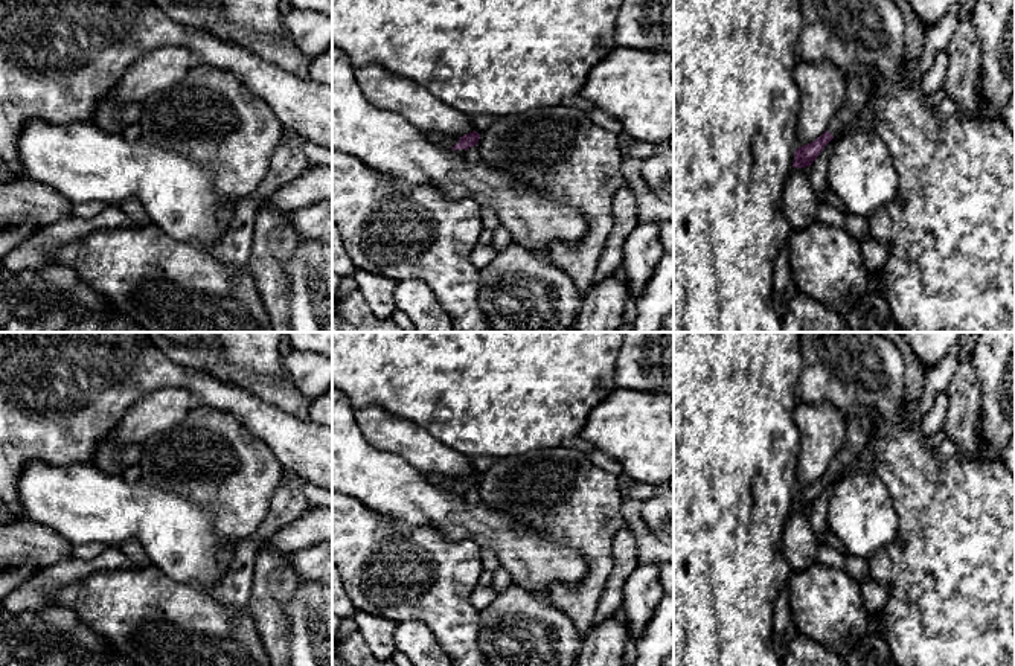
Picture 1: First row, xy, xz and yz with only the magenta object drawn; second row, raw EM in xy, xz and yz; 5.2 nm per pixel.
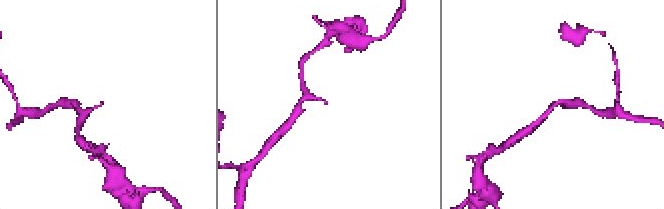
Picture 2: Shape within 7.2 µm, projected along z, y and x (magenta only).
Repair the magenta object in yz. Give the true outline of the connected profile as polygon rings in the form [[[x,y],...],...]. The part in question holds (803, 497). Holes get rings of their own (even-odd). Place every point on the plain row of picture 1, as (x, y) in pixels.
[[[861,413],[847,421],[844,443],[831,460],[826,472],[814,483],[799,488],[794,494],[792,509],[806,509],[820,497],[824,488],[841,471],[849,469],[870,440],[872,416]]]

